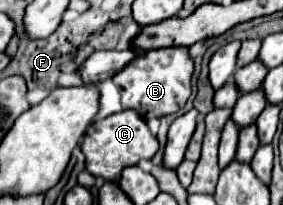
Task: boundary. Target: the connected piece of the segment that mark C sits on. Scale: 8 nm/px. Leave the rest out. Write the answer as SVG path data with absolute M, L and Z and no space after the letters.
M123 110L117 114L107 116L105 120L99 120L97 124L91 124L83 136L81 150L87 158L87 170L93 176L103 176L105 180L119 182L121 170L125 166L133 166L143 158L153 158L155 152L159 150L157 138L149 132L145 120L133 112L133 110Z

